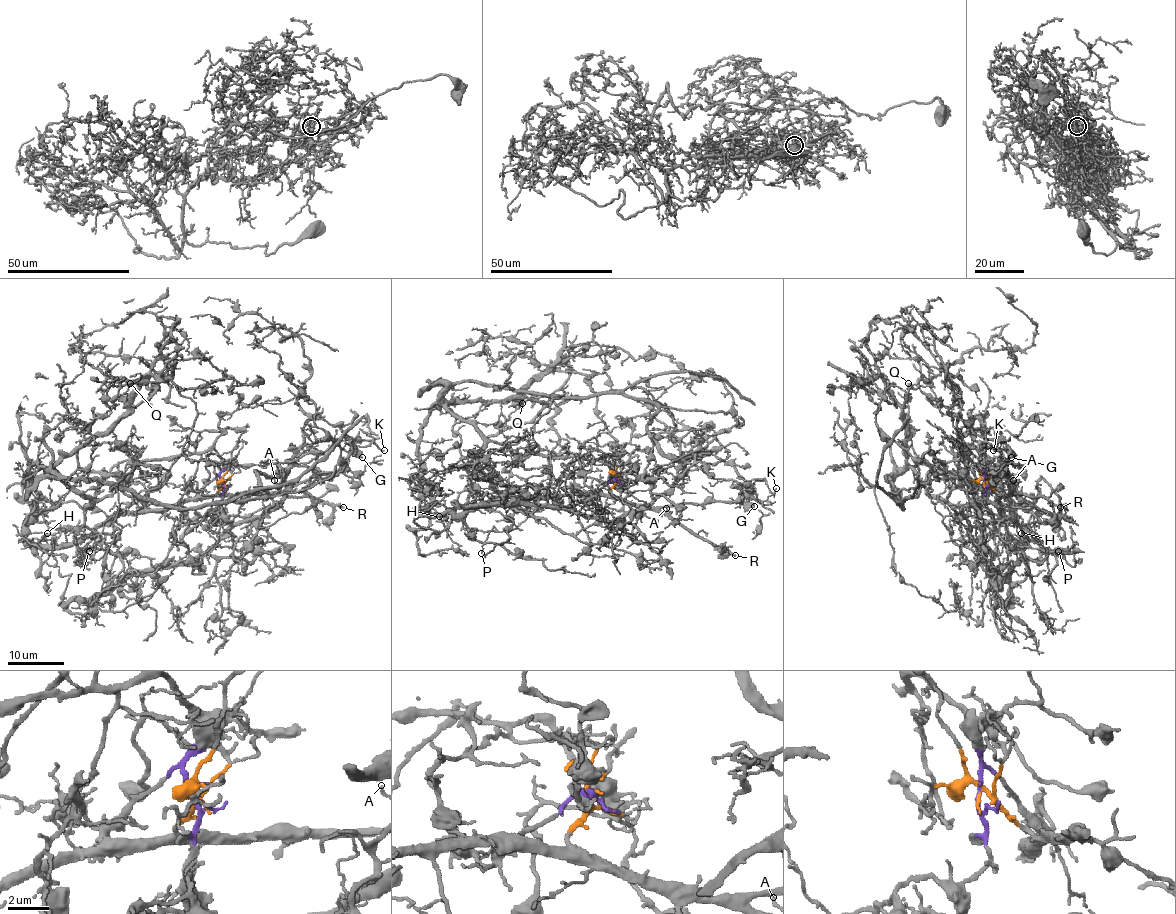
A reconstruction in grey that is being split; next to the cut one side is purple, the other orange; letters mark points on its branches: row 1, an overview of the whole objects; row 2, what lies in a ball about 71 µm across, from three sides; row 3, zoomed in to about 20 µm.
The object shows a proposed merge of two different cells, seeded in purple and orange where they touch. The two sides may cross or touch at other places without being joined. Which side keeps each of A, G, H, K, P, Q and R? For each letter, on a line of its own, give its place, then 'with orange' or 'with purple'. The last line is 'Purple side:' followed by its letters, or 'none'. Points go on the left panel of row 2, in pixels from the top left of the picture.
A: at (274, 480); with orange
G: at (362, 457); with orange
H: at (47, 533); with orange
K: at (384, 450); with orange
P: at (89, 551); with orange
Q: at (130, 383); with purple
R: at (343, 507); with orange
Purple side: Q

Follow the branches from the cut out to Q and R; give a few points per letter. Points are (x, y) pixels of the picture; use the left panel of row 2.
Q: (222, 482), (211, 449), (143, 460), (95, 499), (60, 476), (56, 465), (126, 410), (131, 383)
R: (222, 482), (220, 494), (310, 496), (344, 507)

